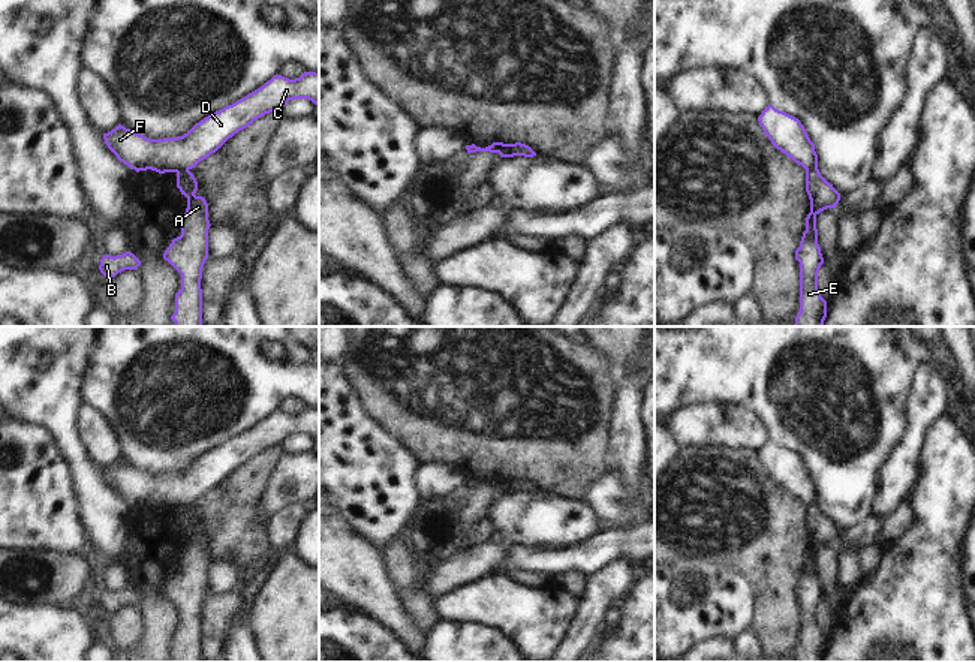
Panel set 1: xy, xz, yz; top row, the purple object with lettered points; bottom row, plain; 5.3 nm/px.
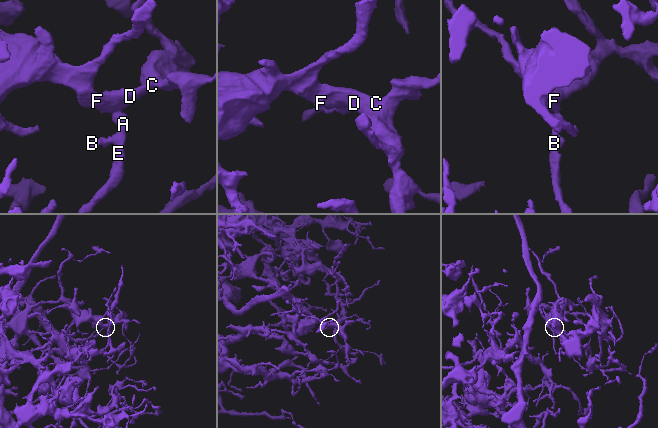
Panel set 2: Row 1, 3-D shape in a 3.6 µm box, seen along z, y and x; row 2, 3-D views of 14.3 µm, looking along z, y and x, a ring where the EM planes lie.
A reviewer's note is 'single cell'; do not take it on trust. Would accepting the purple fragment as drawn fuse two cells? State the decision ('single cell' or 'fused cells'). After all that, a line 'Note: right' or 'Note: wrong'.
fused cells
Note: wrong

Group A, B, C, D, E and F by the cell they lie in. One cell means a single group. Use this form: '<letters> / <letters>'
A B E / C D F

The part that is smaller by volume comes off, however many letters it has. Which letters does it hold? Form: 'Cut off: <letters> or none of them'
Cut off: A, B, E

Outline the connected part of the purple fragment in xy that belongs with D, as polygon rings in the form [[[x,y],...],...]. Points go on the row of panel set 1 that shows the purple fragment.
[[[304,72],[295,79],[274,75],[261,88],[196,123],[183,136],[150,139],[118,124],[103,133],[103,139],[117,159],[136,172],[192,169],[255,120],[282,111],[294,99],[309,99],[318,105],[319,73]]]

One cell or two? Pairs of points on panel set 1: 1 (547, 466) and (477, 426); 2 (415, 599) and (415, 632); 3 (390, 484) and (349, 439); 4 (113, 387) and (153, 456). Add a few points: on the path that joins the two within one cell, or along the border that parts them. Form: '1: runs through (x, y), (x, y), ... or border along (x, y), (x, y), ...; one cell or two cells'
1: runs through (529, 448), (506, 426), (494, 426); one cell
2: border along (399, 593), (412, 620), (429, 632); two cells
3: runs through (379, 474), (355, 450); one cell
4: runs through (129, 403), (153, 427), (153, 439); one cell

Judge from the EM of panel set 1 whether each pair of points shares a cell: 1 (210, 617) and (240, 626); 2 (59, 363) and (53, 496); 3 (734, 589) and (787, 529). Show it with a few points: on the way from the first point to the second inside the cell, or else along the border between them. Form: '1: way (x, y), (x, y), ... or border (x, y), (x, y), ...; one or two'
1: border (238, 613), (223, 646); two
2: border (26, 420), (44, 424), (51, 432), (72, 471); two
3: border (712, 562), (740, 572), (751, 583), (754, 610); two

